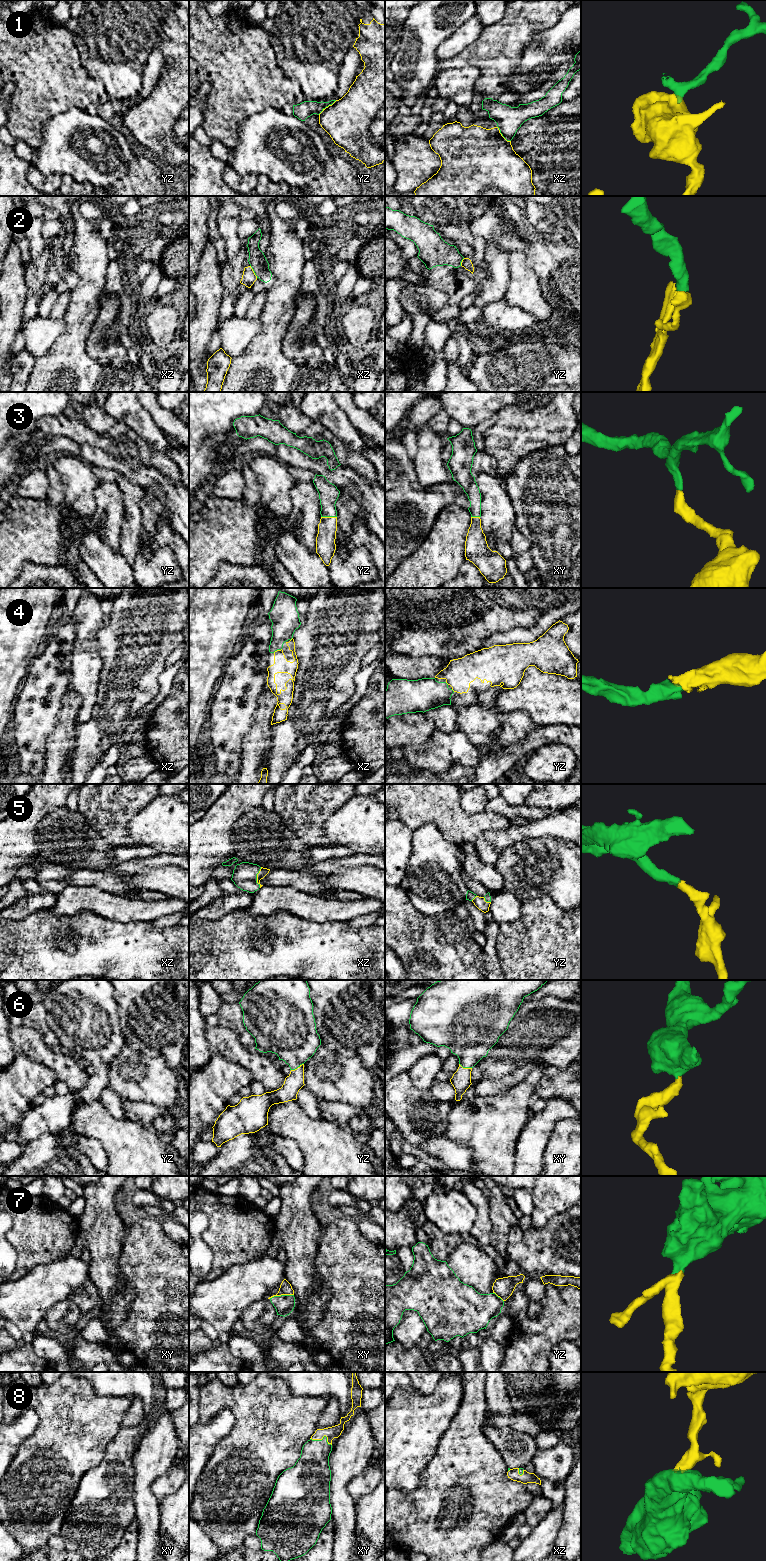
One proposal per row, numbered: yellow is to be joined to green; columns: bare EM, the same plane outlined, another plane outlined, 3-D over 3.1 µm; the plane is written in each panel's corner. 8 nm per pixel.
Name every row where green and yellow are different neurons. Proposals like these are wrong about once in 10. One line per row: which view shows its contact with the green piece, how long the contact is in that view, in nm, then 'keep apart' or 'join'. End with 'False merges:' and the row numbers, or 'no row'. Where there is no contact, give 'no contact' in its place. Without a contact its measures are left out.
1: yz | 190 nm | keep apart
2: xz | 90 nm | keep apart
3: yz | 130 nm | join
4: xz | 80 nm | join
5: xz | 170 nm | join
6: yz | 120 nm | join
7: xy | 200 nm | join
8: xy | 190 nm | join
False merges: 1, 2

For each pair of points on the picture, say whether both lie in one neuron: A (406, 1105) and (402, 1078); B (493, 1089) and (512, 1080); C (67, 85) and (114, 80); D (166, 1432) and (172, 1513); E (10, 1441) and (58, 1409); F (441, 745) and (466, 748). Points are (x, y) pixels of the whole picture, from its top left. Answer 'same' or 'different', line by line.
A: same
B: same
C: different
D: different
E: different
F: same

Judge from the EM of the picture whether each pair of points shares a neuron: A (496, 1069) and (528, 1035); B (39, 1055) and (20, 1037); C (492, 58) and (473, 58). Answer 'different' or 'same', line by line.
A: same
B: same
C: same

